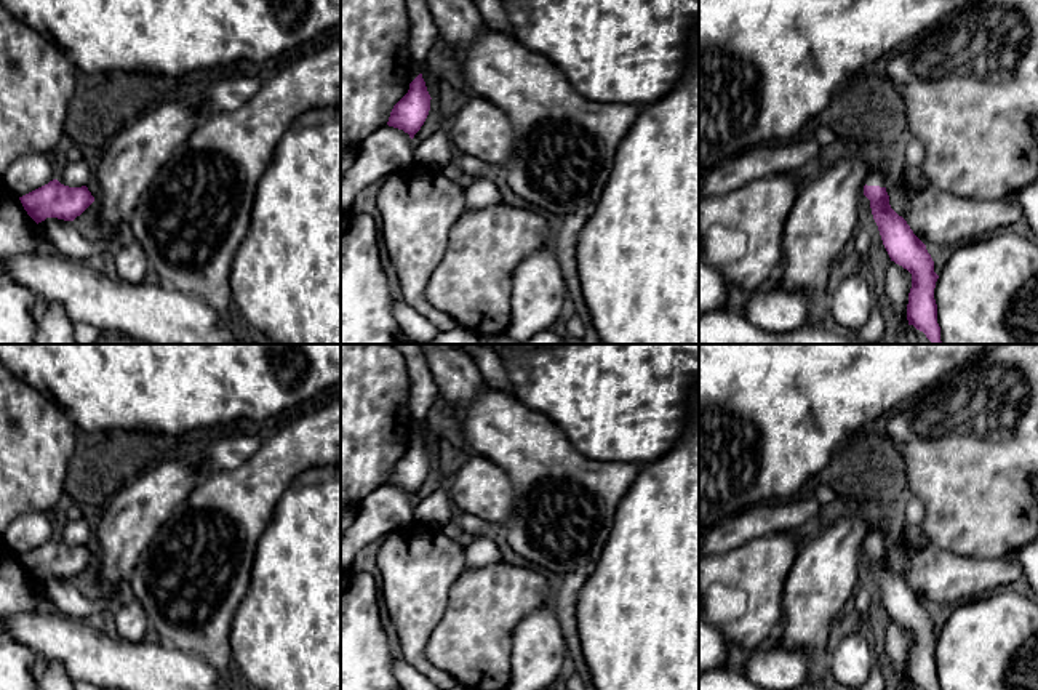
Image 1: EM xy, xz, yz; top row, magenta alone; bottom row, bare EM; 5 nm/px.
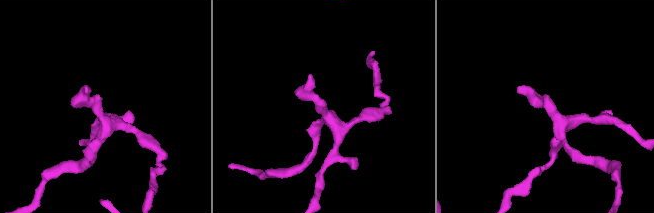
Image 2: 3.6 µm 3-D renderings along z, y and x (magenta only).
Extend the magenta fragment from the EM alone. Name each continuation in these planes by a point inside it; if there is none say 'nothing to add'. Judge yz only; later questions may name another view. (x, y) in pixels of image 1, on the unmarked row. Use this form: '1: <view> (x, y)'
1: yz (875, 535)

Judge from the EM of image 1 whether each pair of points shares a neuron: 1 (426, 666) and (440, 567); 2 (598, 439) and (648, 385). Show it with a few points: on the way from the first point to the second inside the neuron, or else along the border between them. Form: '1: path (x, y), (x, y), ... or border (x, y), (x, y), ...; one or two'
1: path (416, 642), (416, 591); one
2: path (606, 426), (635, 397); one

